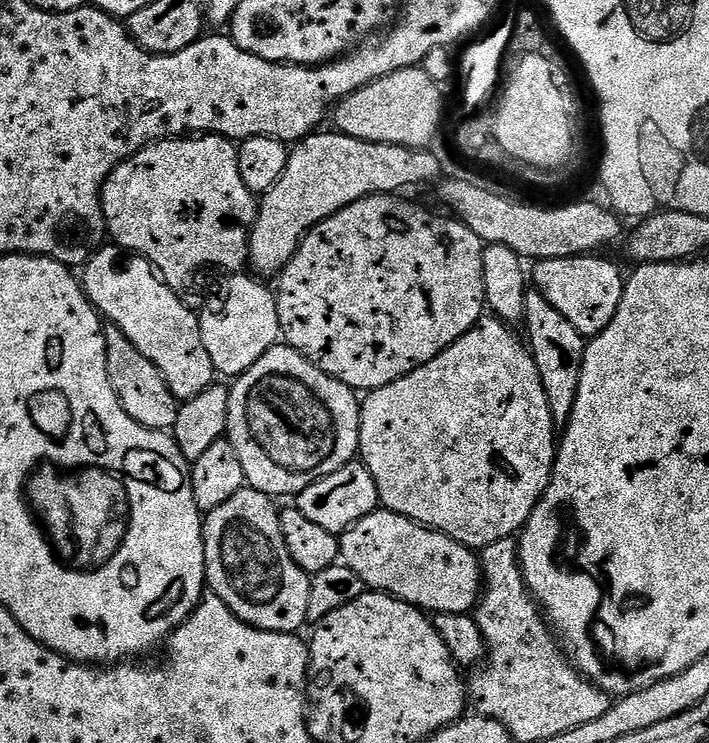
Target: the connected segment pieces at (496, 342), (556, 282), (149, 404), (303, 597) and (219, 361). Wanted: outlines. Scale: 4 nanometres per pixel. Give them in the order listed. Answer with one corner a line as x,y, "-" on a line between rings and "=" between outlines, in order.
485,315
458,342
454,342
438,358
415,368
410,374
398,378
381,388
367,393
360,405
360,450
359,459
370,470
374,482
378,486
380,503
387,511
397,512
410,518
416,524
424,524
427,528
438,530
467,548
479,550
490,546
490,542
507,540
515,537
528,523
534,506
542,498
546,486
552,477
552,467
556,461
558,447
558,429
550,414
550,402
546,402
546,390
542,390
542,378
538,378
538,366
534,362
531,351
523,339
520,340
512,332
505,321
495,315
=
585,254
582,256
567,256
566,258
554,258
553,260
541,260
535,265
534,288
540,292
562,318
570,318
570,326
581,332
585,338
597,336
606,326
610,326
610,318
618,310
618,302
622,302
624,293
625,273
620,273
620,268
612,260
603,260
600,254
=
119,330
107,333
106,346
108,347
108,377
126,414
130,414
130,418
134,418
147,428
172,429
180,413
180,404
176,395
170,390
166,378
162,378
158,366
154,366
154,362
150,362
150,358
146,358
146,354
142,354
142,350
138,350
138,346
134,346
134,342
130,342
130,338
123,336
=
244,487
227,502
222,502
215,510
203,517
204,521
204,574
207,587
238,618
242,618
250,626
261,628
267,632
299,633
303,624
309,623
308,607
310,606
310,586
308,573
296,565
290,558
290,550
286,550
286,538
282,538
280,512
276,508
277,501
264,492
=
225,275
225,280
205,302
204,309
198,312
202,346
206,346
206,354
210,354
210,362
214,362
221,377
235,378
250,370
250,366
254,366
254,362
258,362
258,358
273,348
282,336
275,291
255,280
260,279
255,275
248,275

